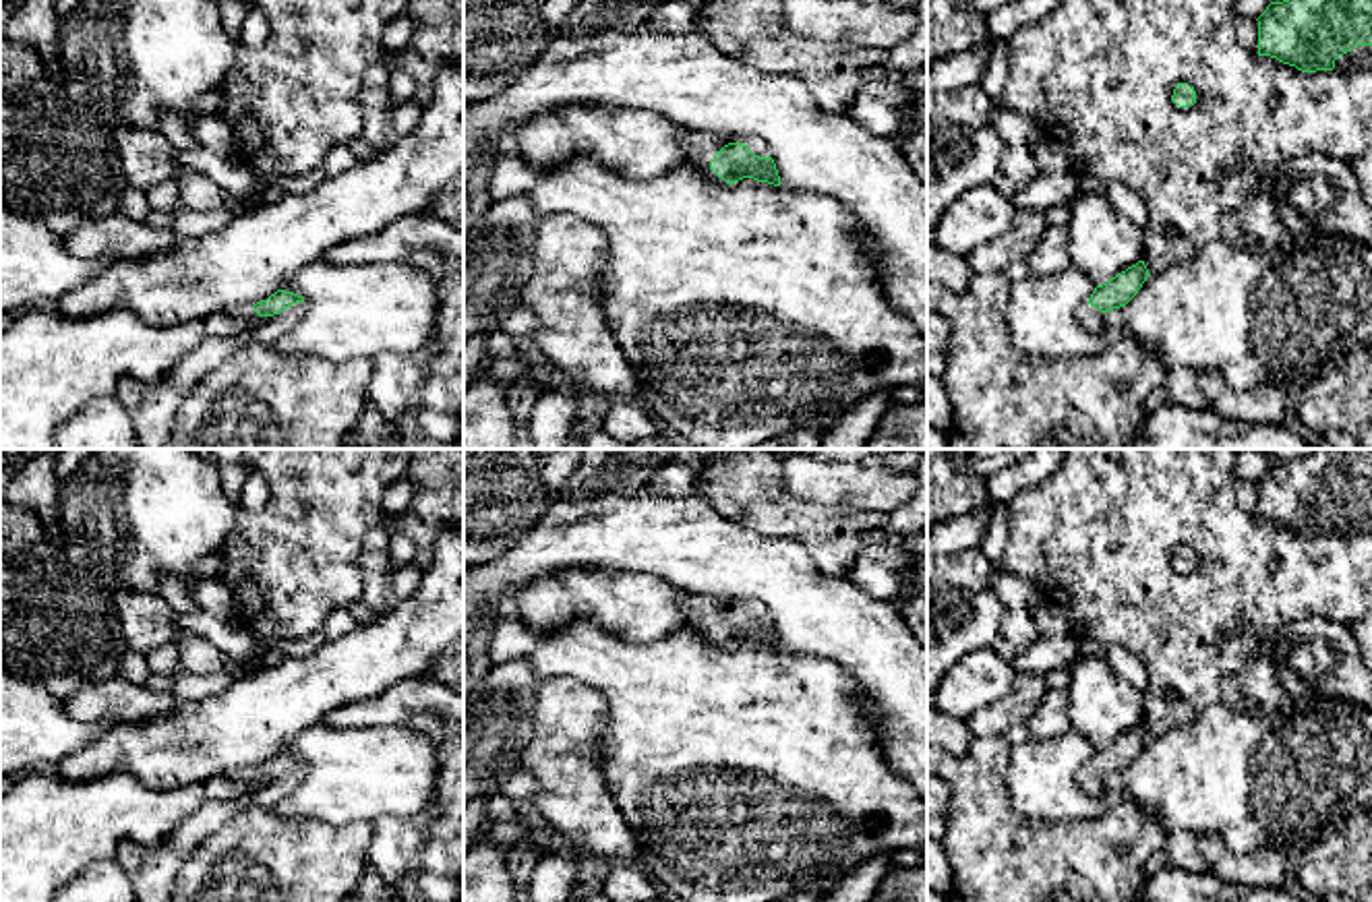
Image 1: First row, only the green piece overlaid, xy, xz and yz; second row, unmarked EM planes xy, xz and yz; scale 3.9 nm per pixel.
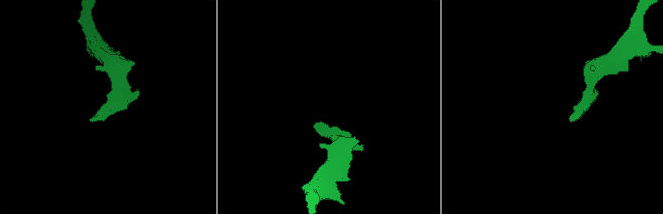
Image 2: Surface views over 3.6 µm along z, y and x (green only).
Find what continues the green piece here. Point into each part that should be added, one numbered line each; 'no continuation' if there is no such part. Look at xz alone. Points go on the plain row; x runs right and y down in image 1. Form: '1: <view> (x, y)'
1: xz (706, 607)

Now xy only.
1: xy (152, 872)

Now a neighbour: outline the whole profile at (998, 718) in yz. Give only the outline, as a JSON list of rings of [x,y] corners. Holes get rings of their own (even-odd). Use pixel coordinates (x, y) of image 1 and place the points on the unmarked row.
[[[1018,674],[1012,691],[1002,701],[975,712],[966,720],[966,726],[973,736],[979,739],[1002,736],[1014,724],[1026,724],[1028,716],[1047,691],[1043,674]]]

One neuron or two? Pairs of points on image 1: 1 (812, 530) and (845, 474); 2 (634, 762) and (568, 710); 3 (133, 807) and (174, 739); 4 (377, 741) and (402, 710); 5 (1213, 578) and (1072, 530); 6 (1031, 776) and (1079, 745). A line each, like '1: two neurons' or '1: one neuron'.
1: two neurons
2: two neurons
3: two neurons
4: two neurons
5: one neuron
6: one neuron

